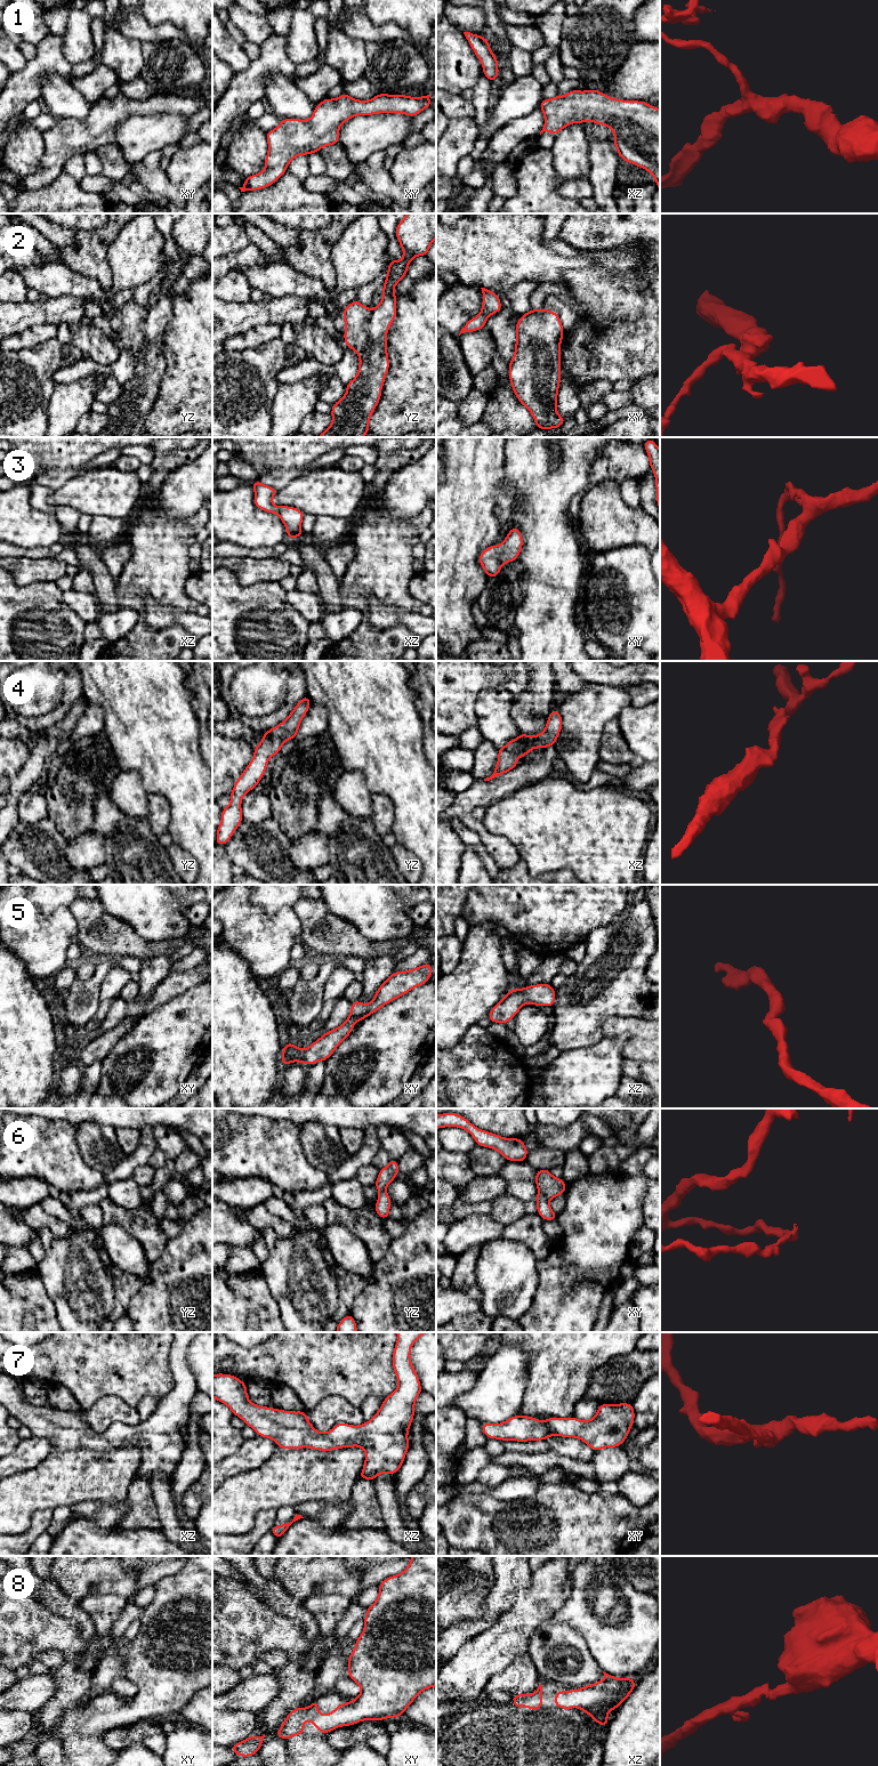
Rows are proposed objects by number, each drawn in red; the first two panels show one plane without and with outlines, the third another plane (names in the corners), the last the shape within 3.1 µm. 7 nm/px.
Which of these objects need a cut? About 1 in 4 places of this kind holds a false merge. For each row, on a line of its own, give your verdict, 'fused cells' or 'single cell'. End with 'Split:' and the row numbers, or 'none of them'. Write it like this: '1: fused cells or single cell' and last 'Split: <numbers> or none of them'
1: single cell
2: single cell
3: single cell
4: single cell
5: single cell
6: fused cells
7: single cell
8: single cell
Split: 6

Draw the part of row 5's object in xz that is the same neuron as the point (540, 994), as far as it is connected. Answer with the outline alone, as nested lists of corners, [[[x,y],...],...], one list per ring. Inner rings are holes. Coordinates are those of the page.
[[[550,983],[535,984],[523,989],[512,989],[486,1016],[492,1023],[507,1024],[518,1010],[530,1002],[533,1006],[553,1007],[555,1005],[555,989]]]

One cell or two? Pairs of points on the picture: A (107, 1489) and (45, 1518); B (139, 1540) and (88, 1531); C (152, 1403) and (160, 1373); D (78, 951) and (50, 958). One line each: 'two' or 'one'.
A: two
B: one
C: two
D: two

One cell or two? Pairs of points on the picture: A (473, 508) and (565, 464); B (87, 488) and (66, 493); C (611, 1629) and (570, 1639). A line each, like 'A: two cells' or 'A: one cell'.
A: two cells
B: one cell
C: two cells

